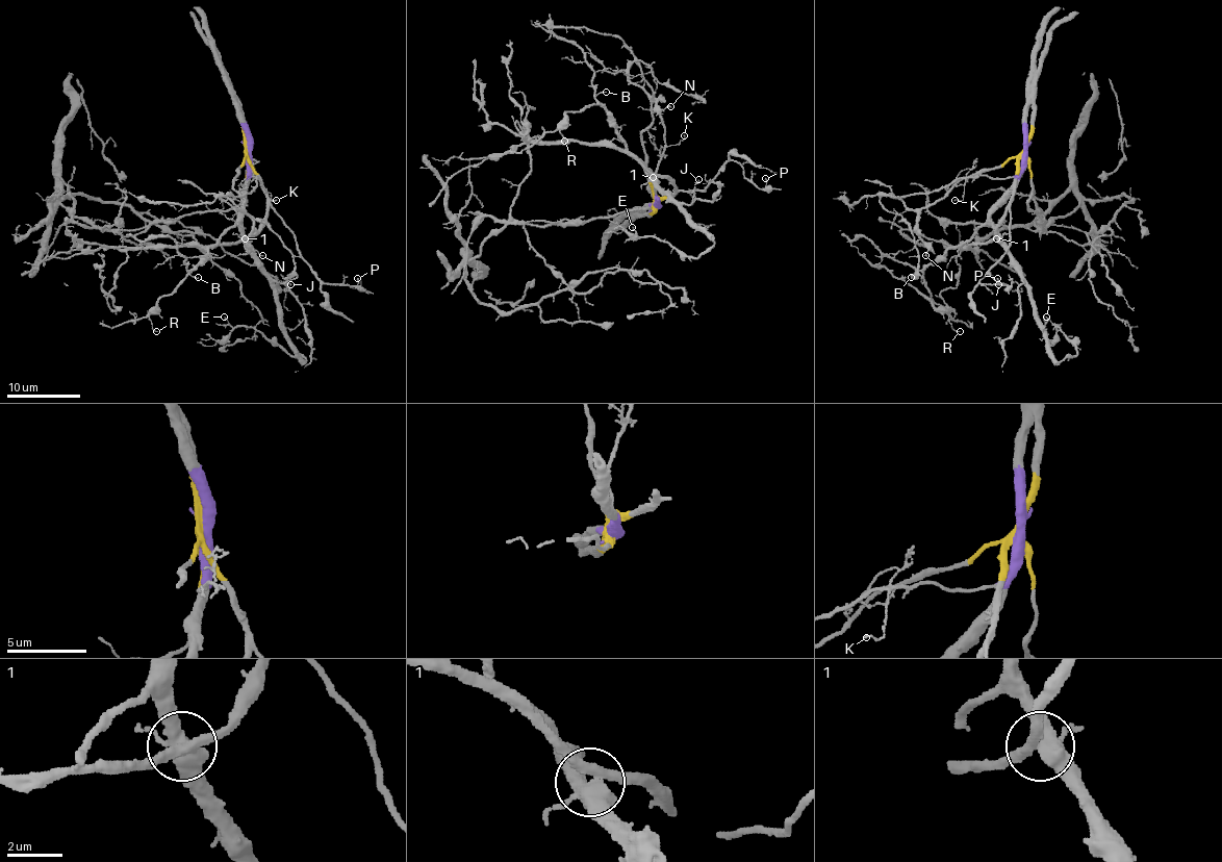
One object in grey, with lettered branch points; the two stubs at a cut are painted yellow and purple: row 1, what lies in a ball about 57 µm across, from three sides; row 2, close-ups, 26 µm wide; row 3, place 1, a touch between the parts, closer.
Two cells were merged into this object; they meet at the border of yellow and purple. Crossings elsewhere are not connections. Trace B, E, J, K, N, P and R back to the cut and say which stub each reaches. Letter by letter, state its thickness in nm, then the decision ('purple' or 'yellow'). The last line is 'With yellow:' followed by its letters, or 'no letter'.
B: calibre 100 nm; purple
E: calibre 90 nm; purple
J: calibre 110 nm; purple
K: calibre 110 nm; purple
N: calibre 130 nm; yellow
P: calibre 120 nm; yellow
R: calibre 110 nm; purple
With yellow: N, P

